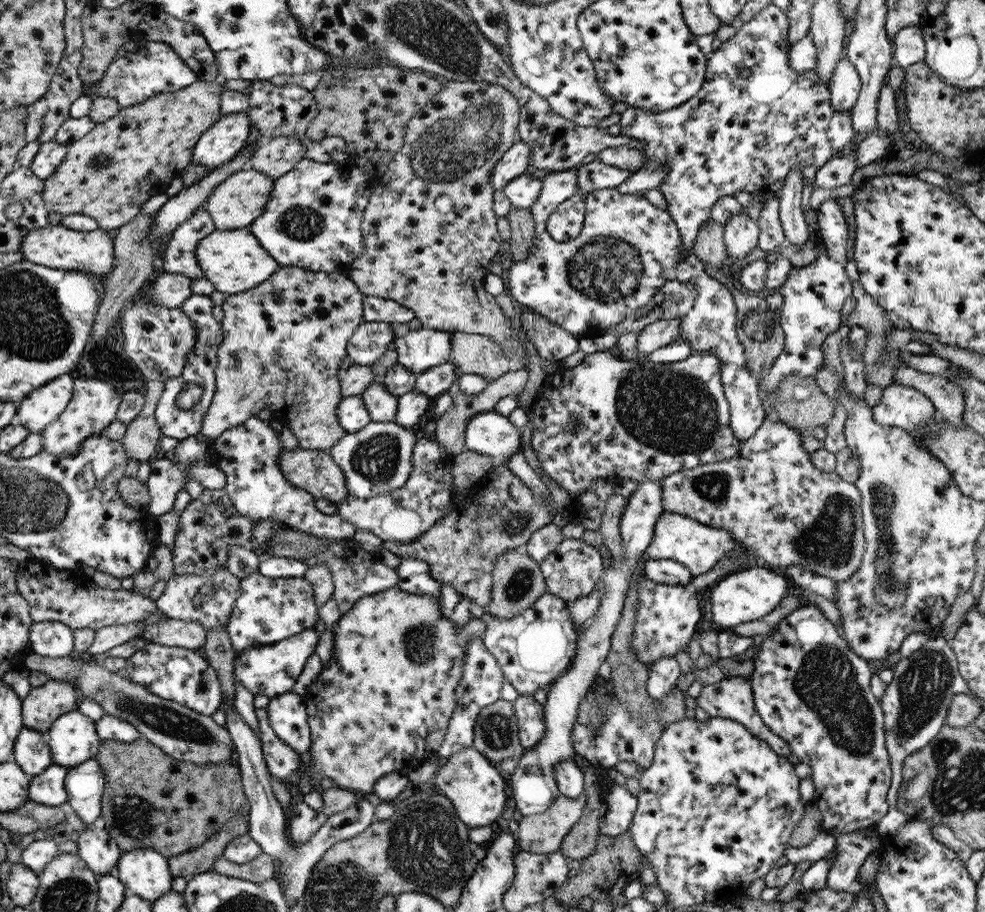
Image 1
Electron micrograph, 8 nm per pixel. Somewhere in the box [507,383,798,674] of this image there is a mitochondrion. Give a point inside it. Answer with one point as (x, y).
(713, 487)

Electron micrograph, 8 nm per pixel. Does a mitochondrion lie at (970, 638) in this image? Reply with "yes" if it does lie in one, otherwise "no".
no

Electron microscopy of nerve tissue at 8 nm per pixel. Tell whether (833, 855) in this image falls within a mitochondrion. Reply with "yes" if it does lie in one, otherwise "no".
no

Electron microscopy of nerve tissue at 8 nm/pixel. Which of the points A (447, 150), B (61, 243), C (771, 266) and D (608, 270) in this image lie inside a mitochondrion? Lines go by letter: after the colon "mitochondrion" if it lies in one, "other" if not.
A: mitochondrion
B: other
C: other
D: mitochondrion

